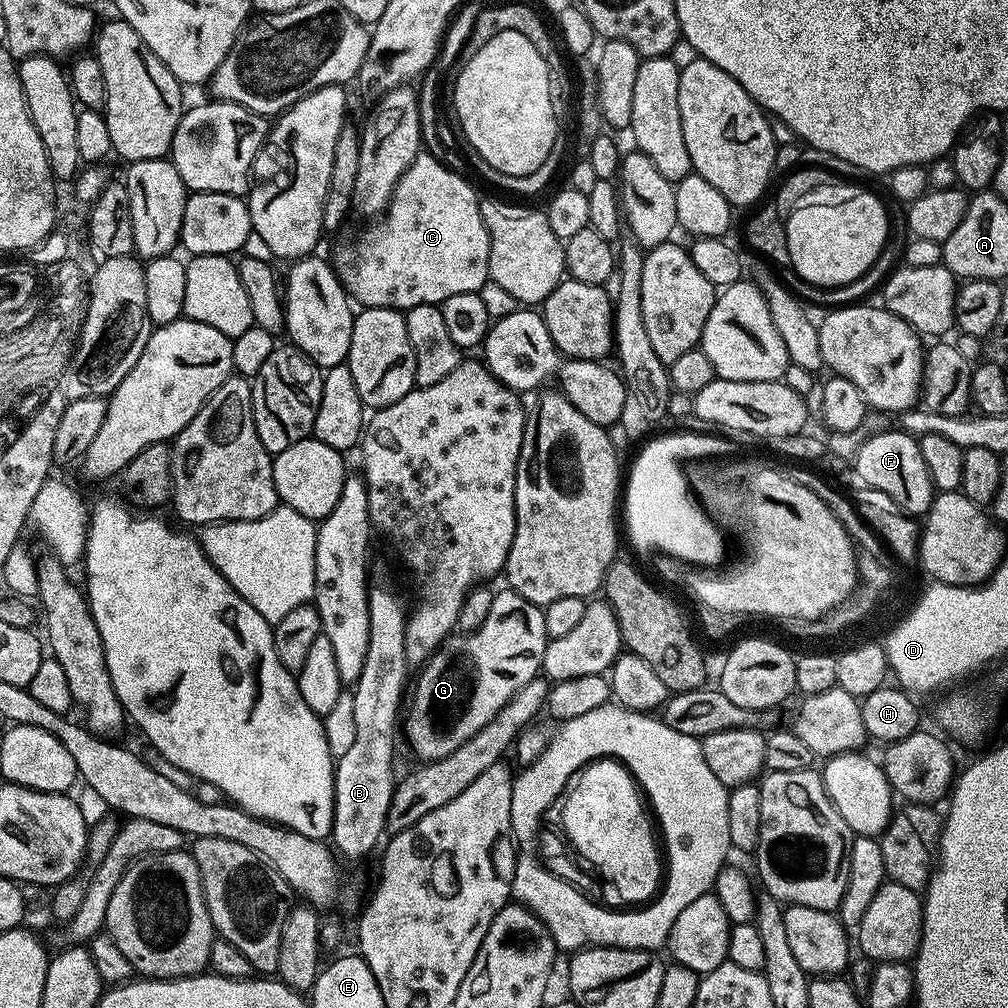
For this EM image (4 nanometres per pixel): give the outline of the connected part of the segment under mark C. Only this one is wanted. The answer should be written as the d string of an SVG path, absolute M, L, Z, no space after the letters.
M427 150L421 151L396 184L382 219L373 223L376 224L373 228L366 229L356 245L340 244L330 256L349 297L364 308L407 310L419 304L440 304L446 298L454 298L454 294L479 292L489 280L490 238L480 213L481 197L476 196L475 191L477 189L443 159L437 159Z

